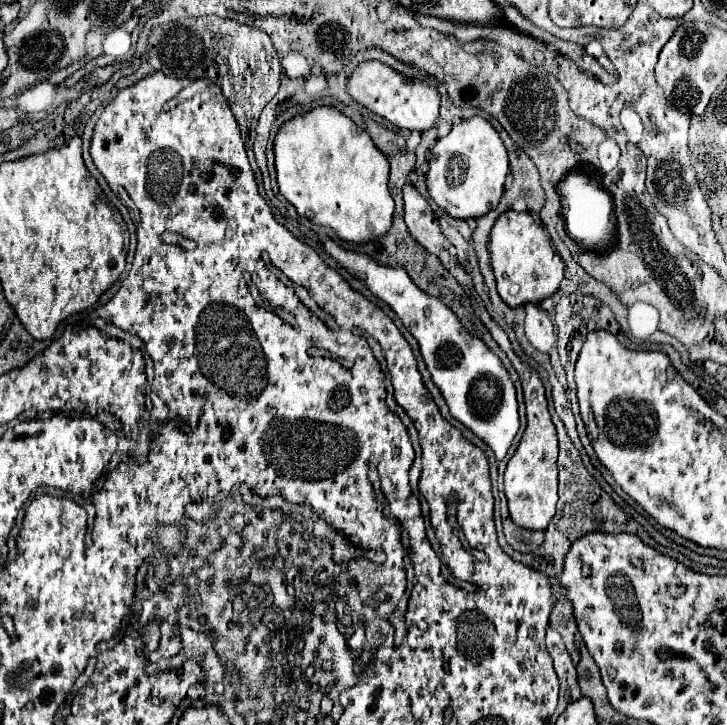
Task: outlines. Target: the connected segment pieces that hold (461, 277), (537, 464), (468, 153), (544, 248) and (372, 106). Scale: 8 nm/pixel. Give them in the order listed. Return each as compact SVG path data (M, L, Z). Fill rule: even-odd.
M404 184L404 222L412 238L422 244L430 254L436 254L438 260L456 276L456 280L470 294L470 276L462 270L462 266L458 268L454 244L442 234L432 206L412 184Z
M478 306L476 308L478 318L484 322L484 326L490 330L492 338L498 342L498 346L506 352L506 356L510 358L512 366L516 368L522 388L524 388L524 402L526 402L526 414L528 414L528 426L520 438L520 444L514 452L514 456L510 458L506 472L504 472L504 492L508 498L508 510L510 510L510 518L528 530L546 530L554 512L556 512L556 502L558 502L558 470L556 470L556 460L558 460L558 440L556 440L556 428L554 422L550 418L548 412L548 402L544 396L544 386L542 380L538 376L538 372L528 366L526 362L522 362L512 346L510 340L506 336L506 332L490 318L490 314Z
M482 116L460 120L452 126L448 136L438 138L430 150L428 164L426 182L432 200L450 216L462 220L480 218L496 208L504 192L506 174L510 172L508 152L502 138Z
M512 208L502 212L490 230L490 256L492 270L498 284L498 294L502 300L514 308L520 304L536 304L552 296L564 278L564 260L554 250L548 230L534 220L534 216L524 212L514 212Z
M368 60L354 68L352 76L348 78L348 92L356 102L360 102L368 110L376 112L378 116L386 118L388 122L400 128L424 132L430 130L438 120L438 106L440 106L438 88L426 80L406 78L392 66L378 60Z

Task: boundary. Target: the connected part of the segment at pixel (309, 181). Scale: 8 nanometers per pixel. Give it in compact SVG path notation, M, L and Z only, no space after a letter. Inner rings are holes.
M316 106L284 122L274 138L274 158L280 192L290 204L296 206L300 216L306 216L320 226L330 226L342 240L354 244L384 236L390 230L394 212L394 200L388 192L390 164L376 148L370 134L358 128L352 118L342 114L338 108Z

